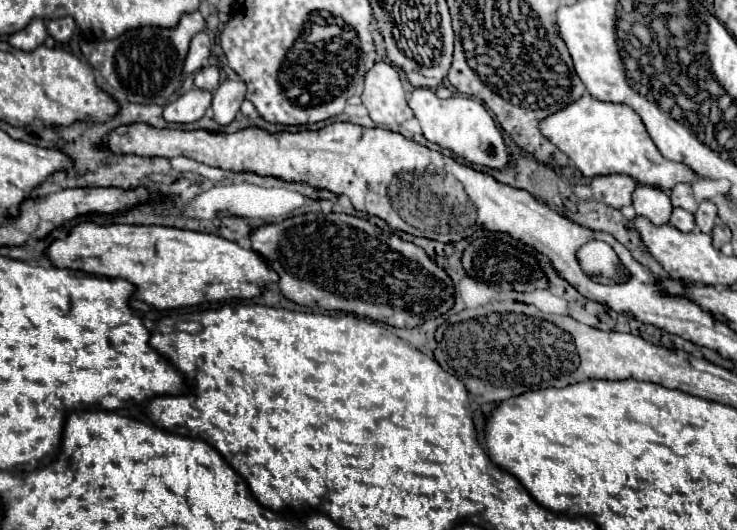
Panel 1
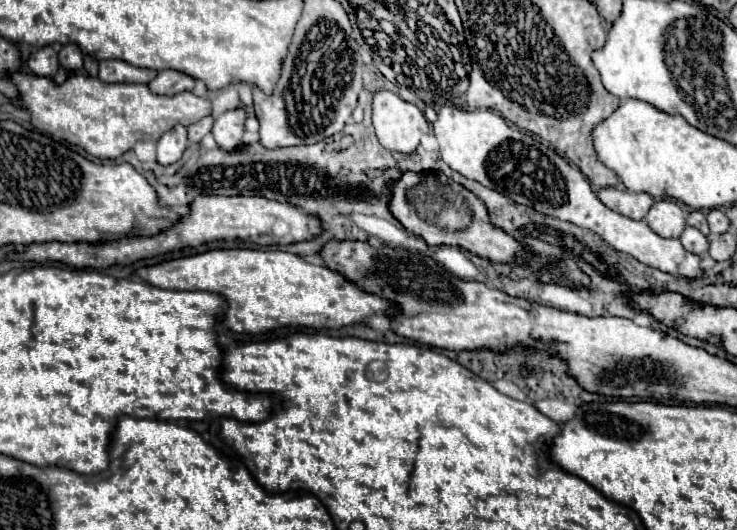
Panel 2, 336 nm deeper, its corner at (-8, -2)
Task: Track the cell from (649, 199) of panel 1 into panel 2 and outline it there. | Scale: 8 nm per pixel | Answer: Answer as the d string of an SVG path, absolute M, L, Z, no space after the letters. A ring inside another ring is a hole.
M662 199L650 207L644 221L660 237L680 237L686 227L686 213L674 201Z

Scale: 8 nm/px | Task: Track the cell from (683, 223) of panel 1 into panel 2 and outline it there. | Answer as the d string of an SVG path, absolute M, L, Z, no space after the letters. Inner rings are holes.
M686 227L684 229L684 233L682 233L682 237L680 237L680 241L682 241L682 245L690 251L690 253L706 253L708 251L708 237L706 235L702 235L696 227Z

